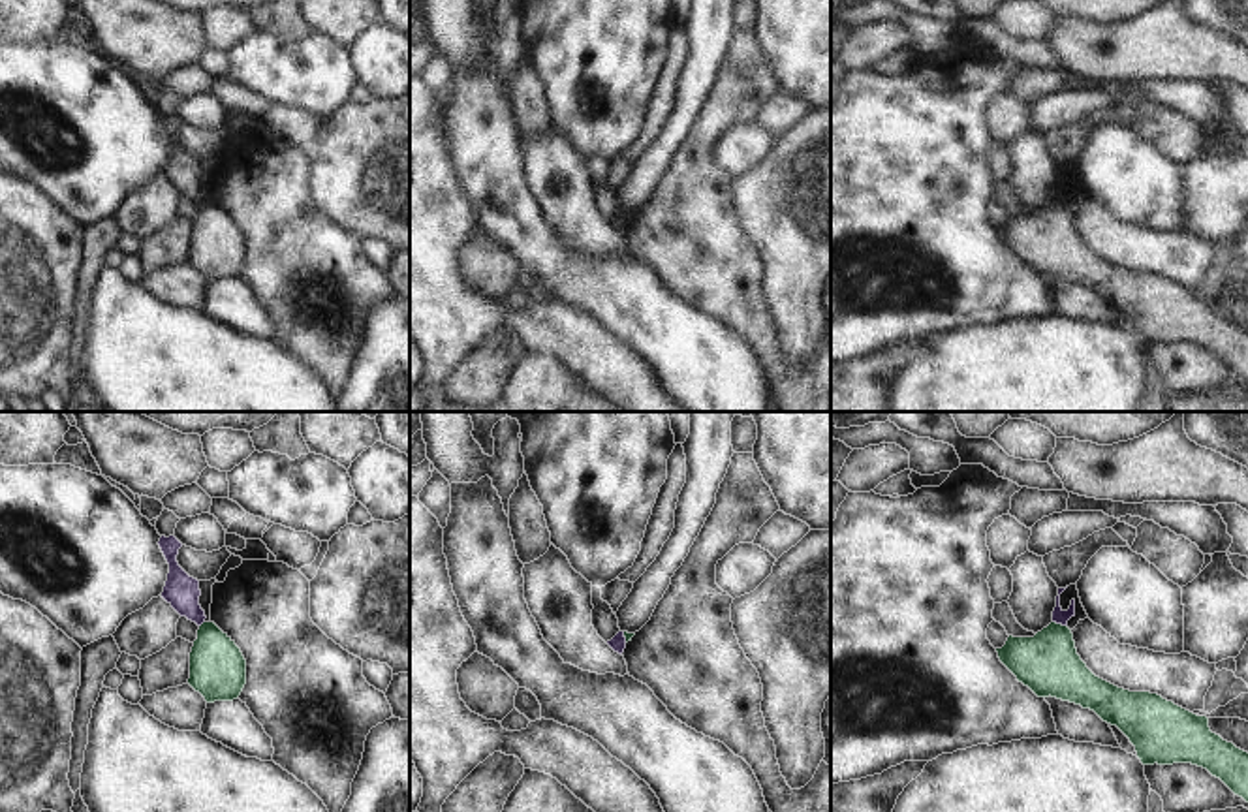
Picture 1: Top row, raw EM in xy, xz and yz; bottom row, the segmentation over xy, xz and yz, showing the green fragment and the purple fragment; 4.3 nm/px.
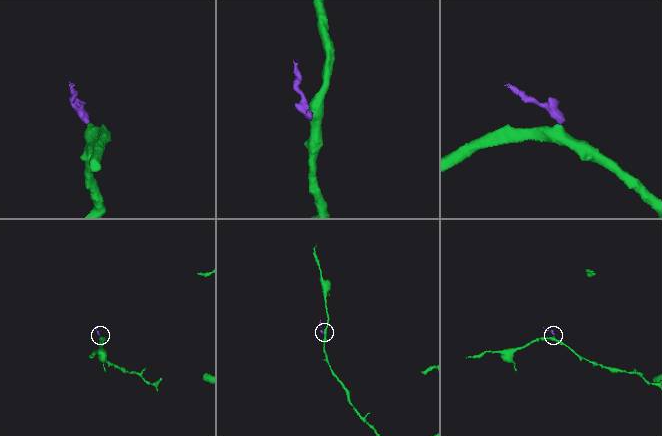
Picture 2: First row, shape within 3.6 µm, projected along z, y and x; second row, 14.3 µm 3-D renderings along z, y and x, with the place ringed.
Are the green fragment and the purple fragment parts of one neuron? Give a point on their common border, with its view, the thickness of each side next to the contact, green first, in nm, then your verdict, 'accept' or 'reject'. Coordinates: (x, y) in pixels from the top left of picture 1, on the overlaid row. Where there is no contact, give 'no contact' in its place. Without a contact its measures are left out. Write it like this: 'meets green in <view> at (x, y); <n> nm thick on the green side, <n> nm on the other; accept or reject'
meets green in yz at (1060, 624); 260 nm thick on the green side, 60 nm on the other; reject

